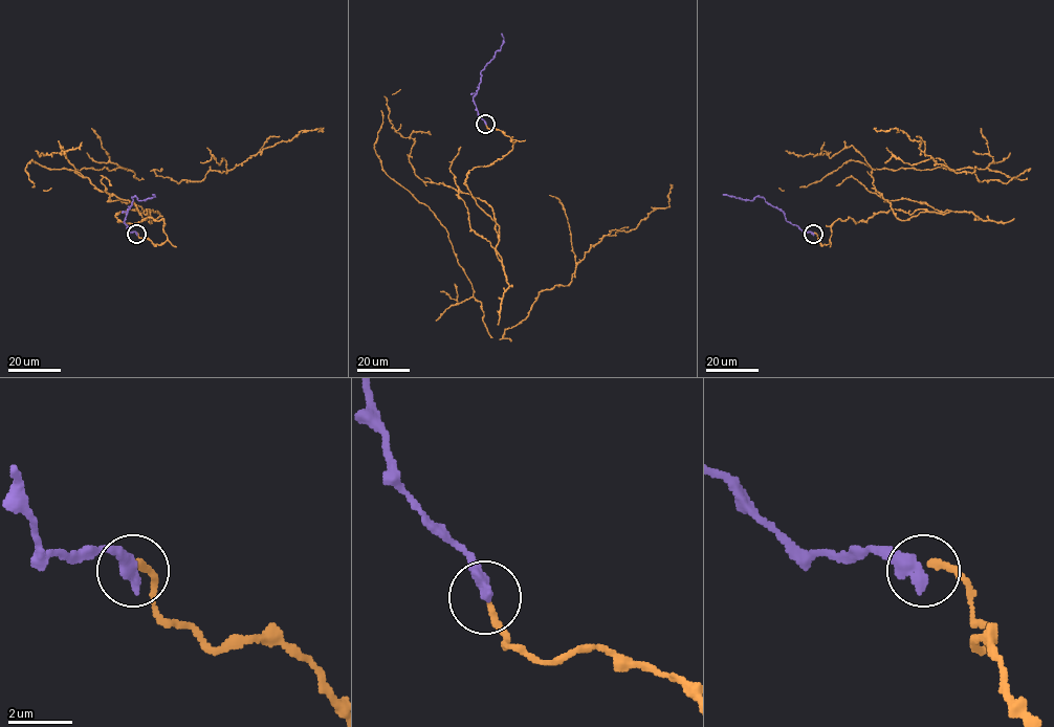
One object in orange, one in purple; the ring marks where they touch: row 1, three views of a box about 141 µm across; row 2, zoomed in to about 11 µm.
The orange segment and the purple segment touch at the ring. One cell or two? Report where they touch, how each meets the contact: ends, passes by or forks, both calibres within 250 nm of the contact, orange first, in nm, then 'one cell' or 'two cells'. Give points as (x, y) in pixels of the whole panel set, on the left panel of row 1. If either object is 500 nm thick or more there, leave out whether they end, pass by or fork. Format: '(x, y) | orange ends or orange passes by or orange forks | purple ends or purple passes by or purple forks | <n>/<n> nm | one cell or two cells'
(136, 234) | orange ends | purple ends | 200/440 nm | one cell

